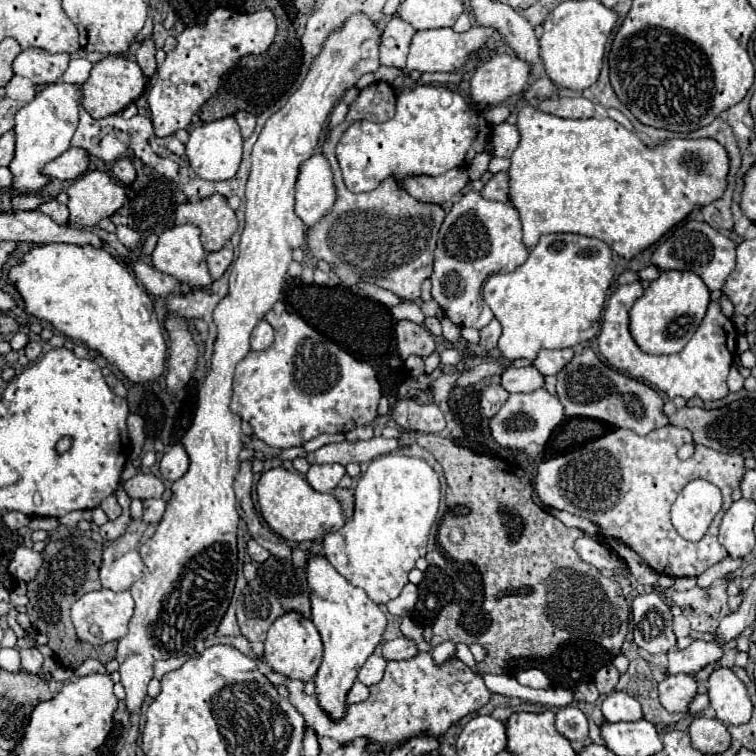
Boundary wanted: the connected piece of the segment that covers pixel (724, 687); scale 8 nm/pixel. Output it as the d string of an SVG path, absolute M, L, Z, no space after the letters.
M719 667L709 677L709 699L717 719L729 725L745 725L751 719L753 703L743 681L725 667Z

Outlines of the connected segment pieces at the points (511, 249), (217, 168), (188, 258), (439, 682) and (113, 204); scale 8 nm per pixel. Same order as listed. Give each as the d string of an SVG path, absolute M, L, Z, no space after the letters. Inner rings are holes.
M477 191L463 195L459 203L449 209L437 239L433 263L433 299L441 305L445 315L459 327L483 329L494 318L485 308L481 287L493 273L509 273L529 255L521 241L521 219L511 203L489 201Z
M235 117L217 119L213 123L203 123L201 127L195 127L187 141L187 157L193 167L193 171L209 181L227 181L233 179L239 171L243 153L243 137L239 131L239 125Z
M175 225L175 227L165 229L159 235L157 247L151 255L153 267L167 273L167 275L171 275L171 277L175 277L177 281L183 281L183 283L189 283L189 285L201 285L201 287L211 285L213 279L207 271L207 253L201 245L199 235L201 235L201 231L195 225Z
M419 653L407 661L389 661L385 677L377 685L369 687L369 699L357 705L349 705L347 715L339 723L329 721L325 711L321 711L317 705L317 699L303 693L303 681L293 681L273 671L267 673L267 679L273 685L285 685L289 689L289 701L303 715L307 725L315 729L315 733L337 739L343 745L357 737L367 737L369 741L377 741L381 745L403 743L421 733L441 737L451 723L481 709L491 697L483 679L475 675L465 663L451 659L443 665L435 665L429 653Z
M87 171L69 185L67 195L69 225L93 227L99 219L111 217L123 205L125 189L103 171Z

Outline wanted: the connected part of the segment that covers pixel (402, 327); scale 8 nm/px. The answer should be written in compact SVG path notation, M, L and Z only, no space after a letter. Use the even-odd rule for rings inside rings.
M399 321L395 327L395 335L397 335L397 351L401 359L407 359L409 355L417 355L425 359L435 351L433 335L423 325L411 321Z

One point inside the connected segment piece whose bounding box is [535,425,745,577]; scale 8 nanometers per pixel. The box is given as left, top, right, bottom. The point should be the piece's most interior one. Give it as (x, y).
(627, 483)

